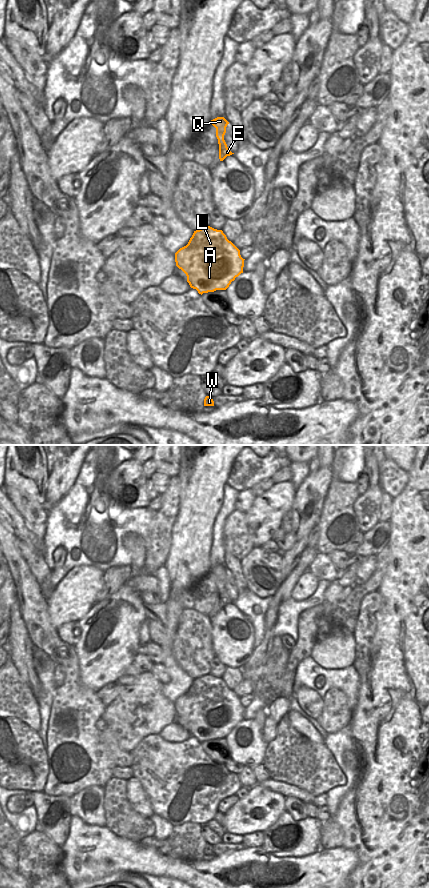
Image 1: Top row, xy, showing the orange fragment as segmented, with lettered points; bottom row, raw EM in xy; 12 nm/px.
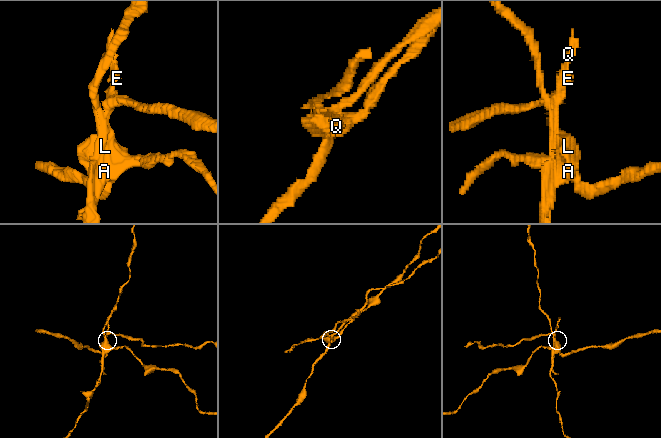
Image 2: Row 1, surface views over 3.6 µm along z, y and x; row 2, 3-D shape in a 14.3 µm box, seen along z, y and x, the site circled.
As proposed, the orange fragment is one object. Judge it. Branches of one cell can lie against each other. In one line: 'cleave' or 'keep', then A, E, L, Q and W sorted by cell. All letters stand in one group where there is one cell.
cleave; groups A / E L Q W

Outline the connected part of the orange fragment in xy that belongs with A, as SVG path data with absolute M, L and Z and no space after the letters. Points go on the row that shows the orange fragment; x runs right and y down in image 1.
M242 257L221 258L210 268L197 268L201 283L205 285L204 293L226 290L243 273L244 260Z

